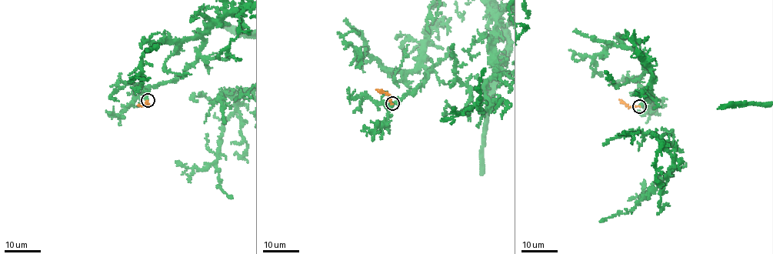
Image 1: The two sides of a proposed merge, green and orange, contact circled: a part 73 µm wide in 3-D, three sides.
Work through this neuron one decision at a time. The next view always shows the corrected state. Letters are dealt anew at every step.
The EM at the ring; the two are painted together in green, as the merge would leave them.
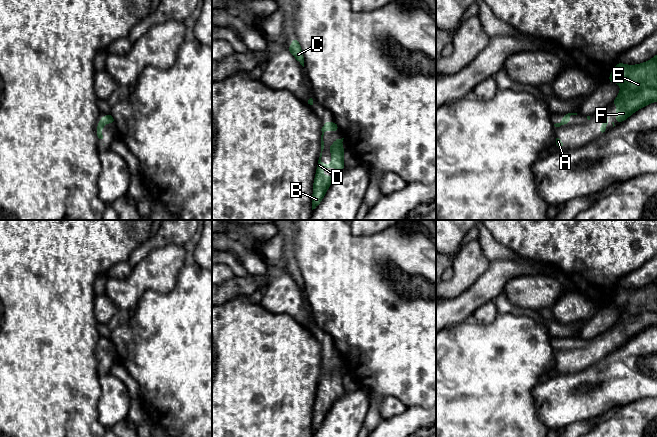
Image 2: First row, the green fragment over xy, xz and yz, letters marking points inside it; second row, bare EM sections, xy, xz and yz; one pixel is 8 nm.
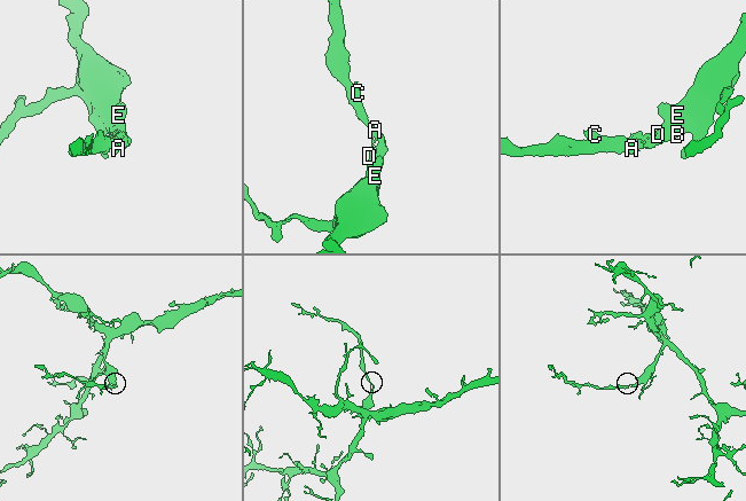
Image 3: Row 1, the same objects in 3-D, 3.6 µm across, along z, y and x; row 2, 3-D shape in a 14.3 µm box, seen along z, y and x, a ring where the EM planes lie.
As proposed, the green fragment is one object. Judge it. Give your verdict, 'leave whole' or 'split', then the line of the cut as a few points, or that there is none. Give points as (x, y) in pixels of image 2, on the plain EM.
leave whole; cut none

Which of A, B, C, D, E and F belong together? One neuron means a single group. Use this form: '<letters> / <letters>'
A B C D E F

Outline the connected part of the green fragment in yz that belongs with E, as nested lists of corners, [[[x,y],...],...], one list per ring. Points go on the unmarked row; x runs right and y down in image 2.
[[[657,279],[638,289],[618,286],[608,305],[621,310],[612,326],[618,330],[616,344],[621,347],[640,332],[657,326]]]

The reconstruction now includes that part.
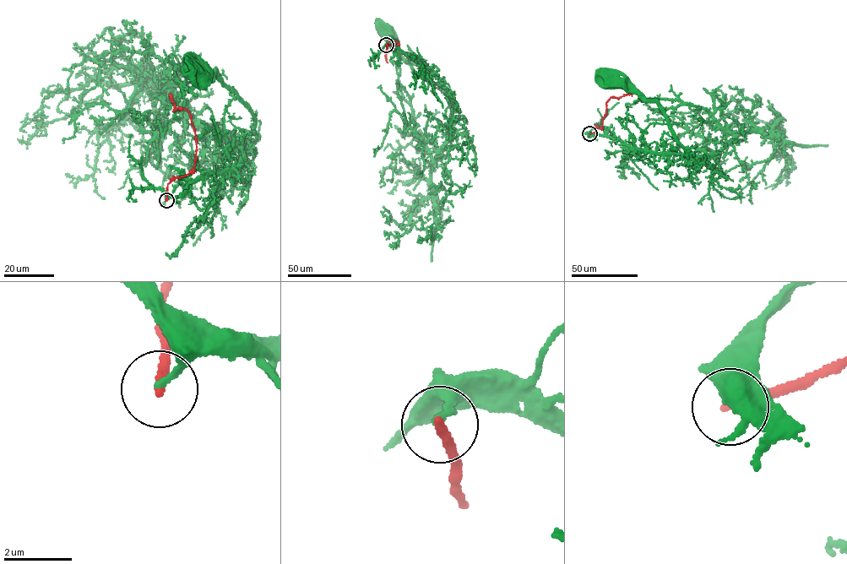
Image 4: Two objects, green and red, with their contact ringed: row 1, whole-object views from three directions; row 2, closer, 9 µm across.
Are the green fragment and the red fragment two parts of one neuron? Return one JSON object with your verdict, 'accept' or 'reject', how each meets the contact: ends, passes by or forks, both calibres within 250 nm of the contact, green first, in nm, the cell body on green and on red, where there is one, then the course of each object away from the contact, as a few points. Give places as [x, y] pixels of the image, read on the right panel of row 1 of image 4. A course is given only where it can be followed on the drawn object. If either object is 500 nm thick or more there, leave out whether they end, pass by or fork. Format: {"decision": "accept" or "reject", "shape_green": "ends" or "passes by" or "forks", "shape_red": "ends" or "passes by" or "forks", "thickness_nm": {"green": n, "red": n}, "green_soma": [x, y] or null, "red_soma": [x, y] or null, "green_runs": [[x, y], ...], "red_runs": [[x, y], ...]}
{"decision": "reject", "shape_green": "ends", "shape_red": "ends", "thickness_nm": {"green": 170, "red": 260}, "green_soma": [609, 81], "red_soma": null, "green_runs": [[589, 133], [613, 138], [648, 152], [688, 154], [658, 104], [610, 81]], "red_runs": [[589, 133], [594, 132], [596, 126], [601, 127], [606, 103], [610, 97], [632, 95]]}

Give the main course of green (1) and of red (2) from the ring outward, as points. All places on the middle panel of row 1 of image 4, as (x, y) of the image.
1: (386, 45), (395, 46), (436, 75), (453, 108), (450, 94), (414, 71), (387, 31)
2: (386, 45), (388, 47), (398, 41), (390, 38), (387, 43), (388, 62)

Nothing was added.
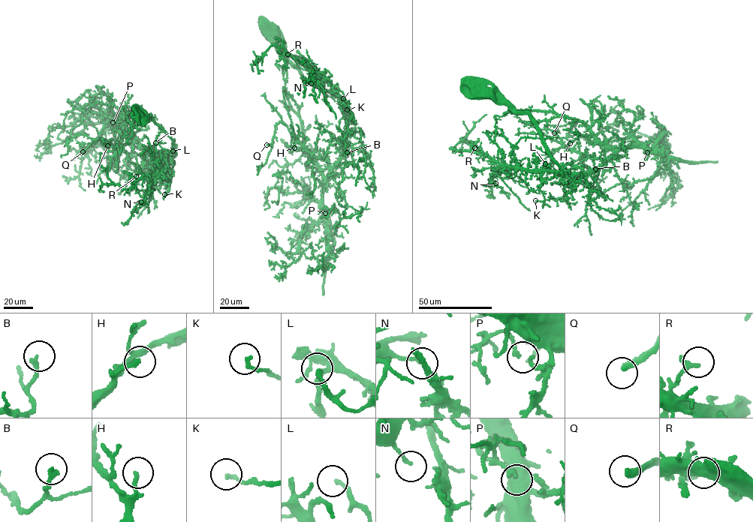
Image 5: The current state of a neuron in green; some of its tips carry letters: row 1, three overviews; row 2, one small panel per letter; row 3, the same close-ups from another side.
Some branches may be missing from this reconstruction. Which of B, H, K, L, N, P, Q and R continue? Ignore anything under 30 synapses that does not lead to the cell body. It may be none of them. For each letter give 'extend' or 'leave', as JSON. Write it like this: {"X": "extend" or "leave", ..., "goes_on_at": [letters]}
{"B": "leave", "H": "leave", "K": "leave", "L": "leave", "N": "leave", "P": "leave", "Q": "leave", "R": "leave", "goes_on_at": []}

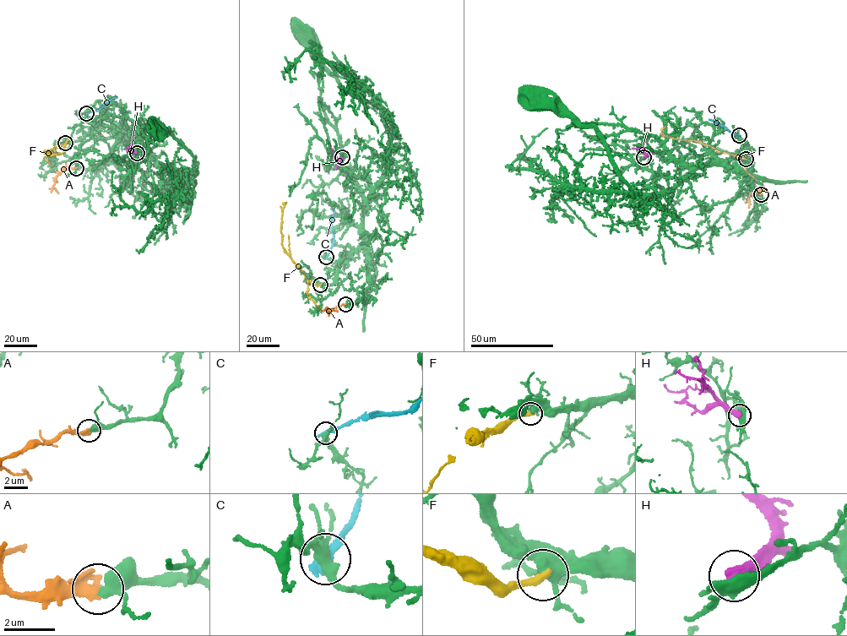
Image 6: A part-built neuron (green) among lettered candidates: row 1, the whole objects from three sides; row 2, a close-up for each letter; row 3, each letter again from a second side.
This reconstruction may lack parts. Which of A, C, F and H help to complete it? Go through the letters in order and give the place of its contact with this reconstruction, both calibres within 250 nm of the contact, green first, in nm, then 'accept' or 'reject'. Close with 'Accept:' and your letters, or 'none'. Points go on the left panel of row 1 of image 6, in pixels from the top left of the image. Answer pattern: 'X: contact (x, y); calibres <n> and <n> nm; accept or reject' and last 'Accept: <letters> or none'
A: contact (76, 168); calibres 320 and 360 nm; accept
C: contact (86, 113); calibres 320 and 440 nm; reject
F: contact (65, 143); calibres 440 and 340 nm; reject
H: contact (137, 153); calibres 360 and 500 nm; reject
Accept: A

